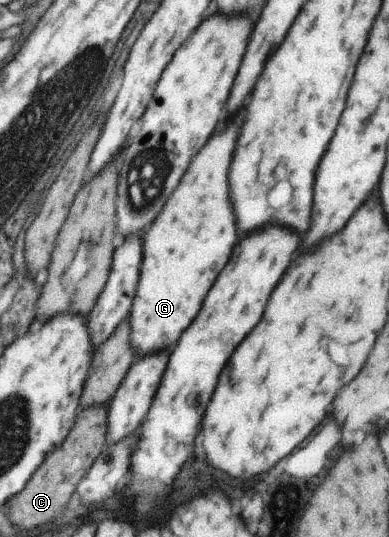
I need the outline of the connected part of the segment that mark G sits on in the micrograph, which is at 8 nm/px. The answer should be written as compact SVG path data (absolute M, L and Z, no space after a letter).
M240 112L238 118L232 118L222 130L214 132L214 140L200 148L194 155L194 164L190 164L190 172L182 176L182 184L178 184L178 192L170 196L170 204L162 208L162 216L150 224L144 232L146 240L146 264L142 264L142 284L138 284L138 296L134 296L134 308L130 308L130 344L134 350L142 354L158 352L162 348L170 348L178 334L192 322L198 314L200 302L206 296L208 288L212 286L218 272L228 262L232 246L236 244L236 226L234 226L234 212L228 200L228 184L226 172L230 166L230 158L236 146L236 136L240 130L244 114Z

